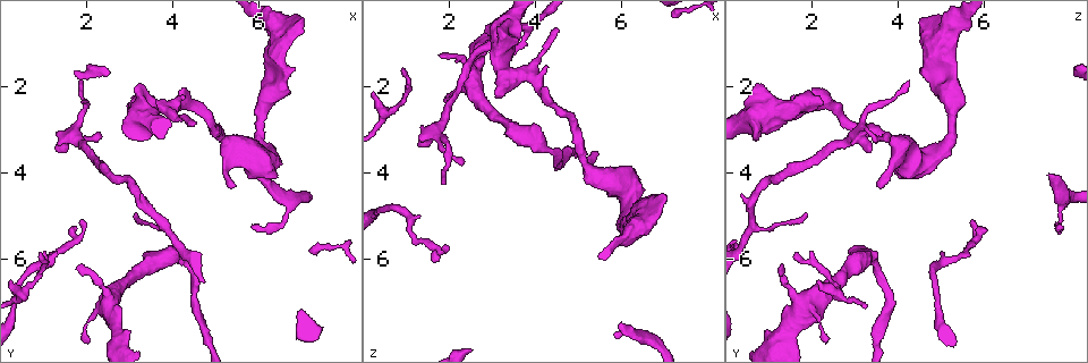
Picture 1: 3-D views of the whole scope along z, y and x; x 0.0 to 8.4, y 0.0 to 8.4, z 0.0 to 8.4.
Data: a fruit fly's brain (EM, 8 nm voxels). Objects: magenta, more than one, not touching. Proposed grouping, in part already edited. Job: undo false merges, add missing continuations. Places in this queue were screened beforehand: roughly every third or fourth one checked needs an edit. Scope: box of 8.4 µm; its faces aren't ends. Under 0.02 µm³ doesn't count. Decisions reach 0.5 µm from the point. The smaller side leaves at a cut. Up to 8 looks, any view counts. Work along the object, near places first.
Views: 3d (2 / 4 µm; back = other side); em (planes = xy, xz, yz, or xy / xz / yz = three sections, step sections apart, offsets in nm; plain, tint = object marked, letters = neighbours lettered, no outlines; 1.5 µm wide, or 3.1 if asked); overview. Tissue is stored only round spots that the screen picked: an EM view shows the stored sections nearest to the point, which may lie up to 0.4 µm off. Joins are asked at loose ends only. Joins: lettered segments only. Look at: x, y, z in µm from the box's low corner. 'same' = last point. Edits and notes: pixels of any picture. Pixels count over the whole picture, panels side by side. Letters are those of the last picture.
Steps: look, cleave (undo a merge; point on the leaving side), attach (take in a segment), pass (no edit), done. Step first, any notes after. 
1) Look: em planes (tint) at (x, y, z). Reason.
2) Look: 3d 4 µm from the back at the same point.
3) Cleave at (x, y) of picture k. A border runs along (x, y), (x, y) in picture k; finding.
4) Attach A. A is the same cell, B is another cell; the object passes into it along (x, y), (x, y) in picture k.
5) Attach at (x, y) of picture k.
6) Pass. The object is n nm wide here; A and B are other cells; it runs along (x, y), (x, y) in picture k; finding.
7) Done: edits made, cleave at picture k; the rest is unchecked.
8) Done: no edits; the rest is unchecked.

Look: 3d 2 µm at (6.80, 1.60, 4.55). Thick end.

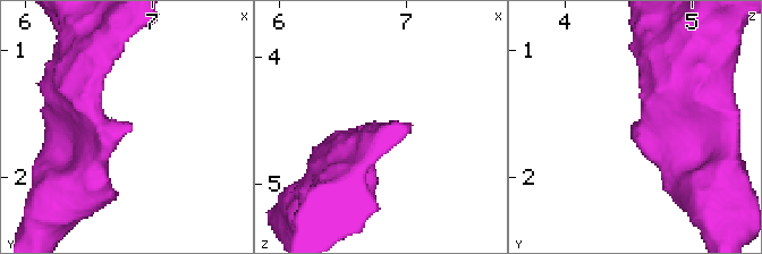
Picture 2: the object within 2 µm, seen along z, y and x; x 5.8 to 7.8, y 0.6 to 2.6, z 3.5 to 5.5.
Look: em xz step 8 (tint) at (6.84, 1.60, 4.54). Need the tissue.

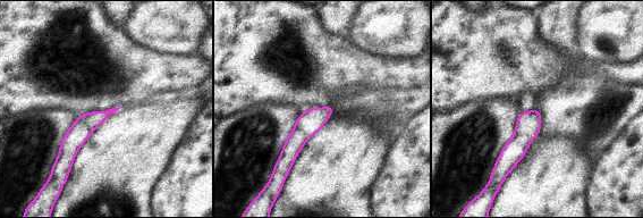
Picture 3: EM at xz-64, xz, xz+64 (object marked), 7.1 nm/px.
Look: em planes (letters) at the same point.

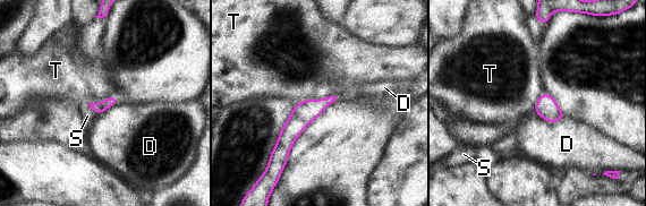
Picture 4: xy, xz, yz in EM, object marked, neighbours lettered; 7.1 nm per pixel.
Pass. D, S and T are other cells; it runs along (332, 99), (315, 106), (281, 143) in picture 4; no lettered segment goes on from it.

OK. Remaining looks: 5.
Look: em planes (plain) at (6.00, 4.05, 7.50). An open end.

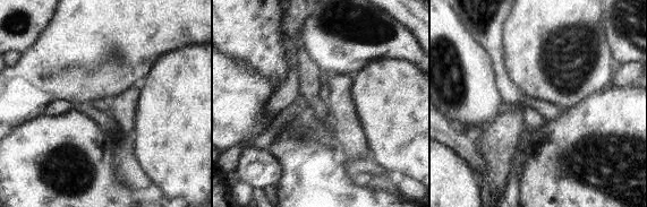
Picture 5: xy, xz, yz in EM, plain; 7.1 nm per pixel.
Look: em planes (letters) at the same point. What lies round it.

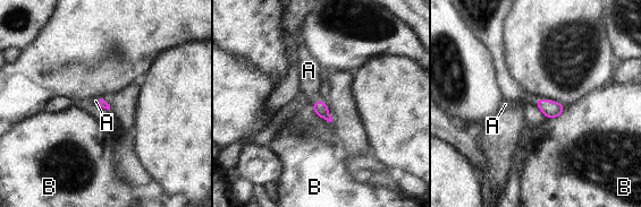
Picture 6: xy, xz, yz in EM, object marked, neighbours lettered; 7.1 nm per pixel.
Attach A. A is the same cell, B is another cell; the object passes into it along (320, 108), (315, 102), (309, 70) in picture 6; it goes on there.

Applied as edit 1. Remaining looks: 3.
Look: overview.

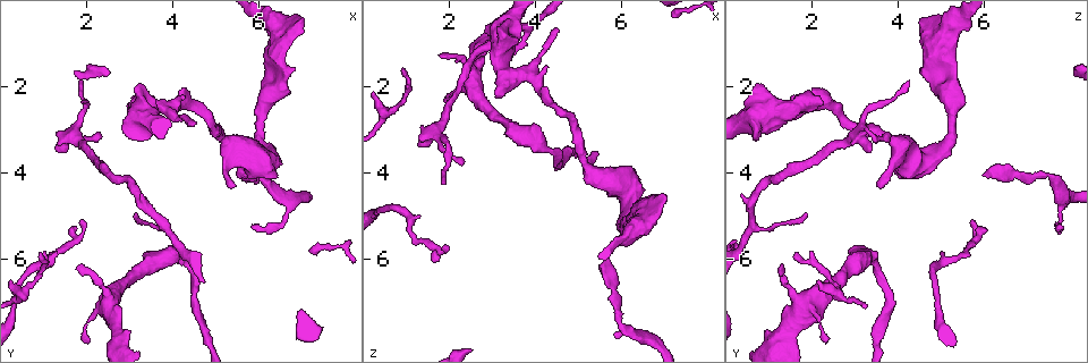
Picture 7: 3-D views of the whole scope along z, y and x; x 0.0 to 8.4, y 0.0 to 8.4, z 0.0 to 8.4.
Look: em planes (tint) at (5.40, 4.30, 3.55). Tapers out.

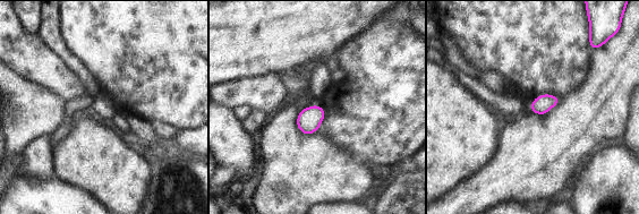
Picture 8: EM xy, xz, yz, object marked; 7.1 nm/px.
Look: em planes (letters) at the same point.

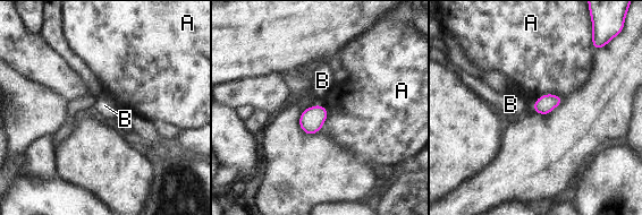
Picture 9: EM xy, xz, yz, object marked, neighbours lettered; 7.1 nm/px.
Pass. The object is 140 nm wide here; A and B are other cells; no lettered segment goes on from it.

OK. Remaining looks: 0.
Done: edits made, attach at picture 6; the rest is unchecked.

